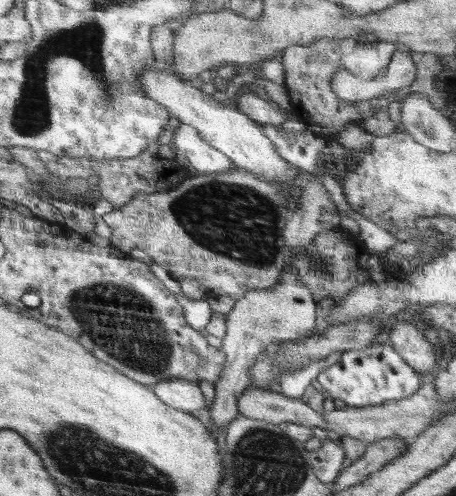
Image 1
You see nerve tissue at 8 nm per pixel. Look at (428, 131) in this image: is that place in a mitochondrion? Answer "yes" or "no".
yes

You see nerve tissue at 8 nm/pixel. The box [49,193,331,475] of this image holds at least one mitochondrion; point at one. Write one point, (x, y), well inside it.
(124, 326)

